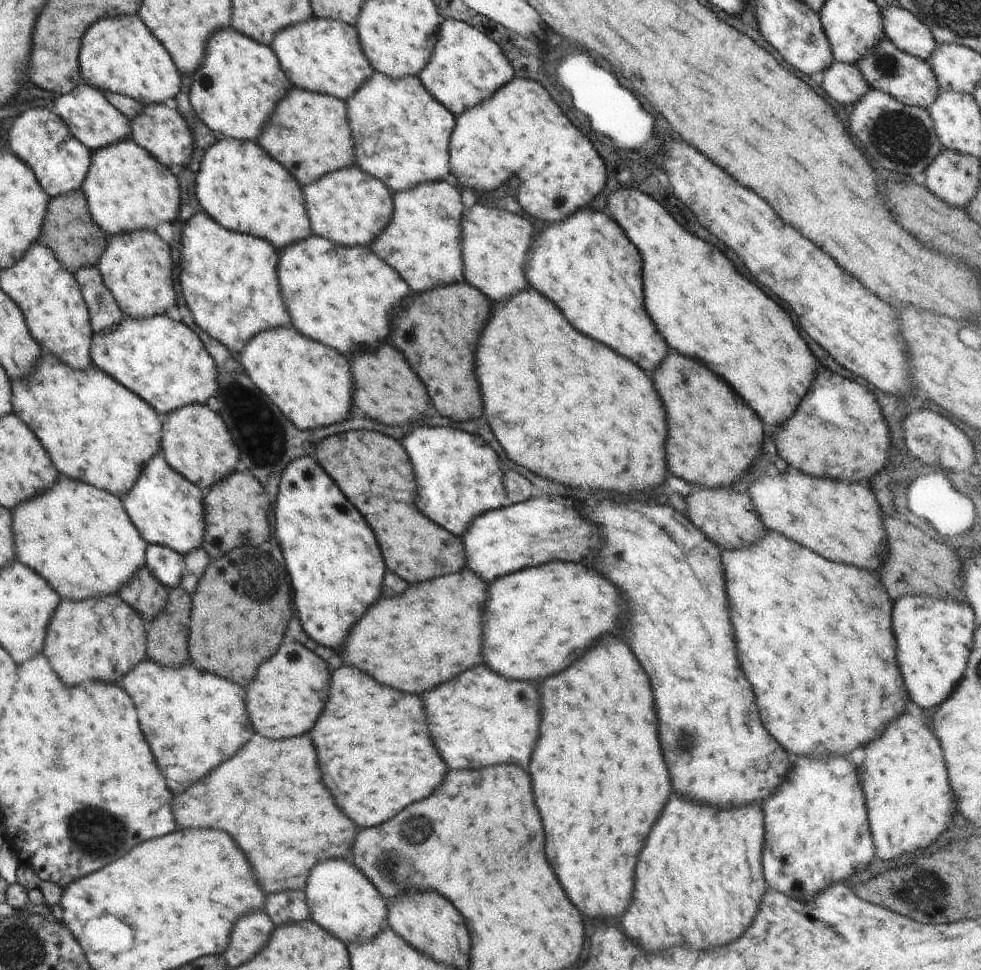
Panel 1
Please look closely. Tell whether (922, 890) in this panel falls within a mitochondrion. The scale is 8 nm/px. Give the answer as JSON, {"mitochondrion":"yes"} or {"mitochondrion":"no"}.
{"mitochondrion":"yes"}

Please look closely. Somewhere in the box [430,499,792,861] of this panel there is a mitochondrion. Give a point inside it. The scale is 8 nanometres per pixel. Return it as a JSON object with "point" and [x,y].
{"point":[685,740]}

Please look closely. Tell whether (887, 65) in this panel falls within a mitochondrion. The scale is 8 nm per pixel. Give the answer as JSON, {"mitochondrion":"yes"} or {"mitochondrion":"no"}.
{"mitochondrion":"yes"}

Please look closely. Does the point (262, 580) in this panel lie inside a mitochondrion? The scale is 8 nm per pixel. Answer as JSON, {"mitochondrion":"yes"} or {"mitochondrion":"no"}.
{"mitochondrion":"yes"}

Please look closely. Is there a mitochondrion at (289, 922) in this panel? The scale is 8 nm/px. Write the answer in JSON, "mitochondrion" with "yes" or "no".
{"mitochondrion":"no"}

